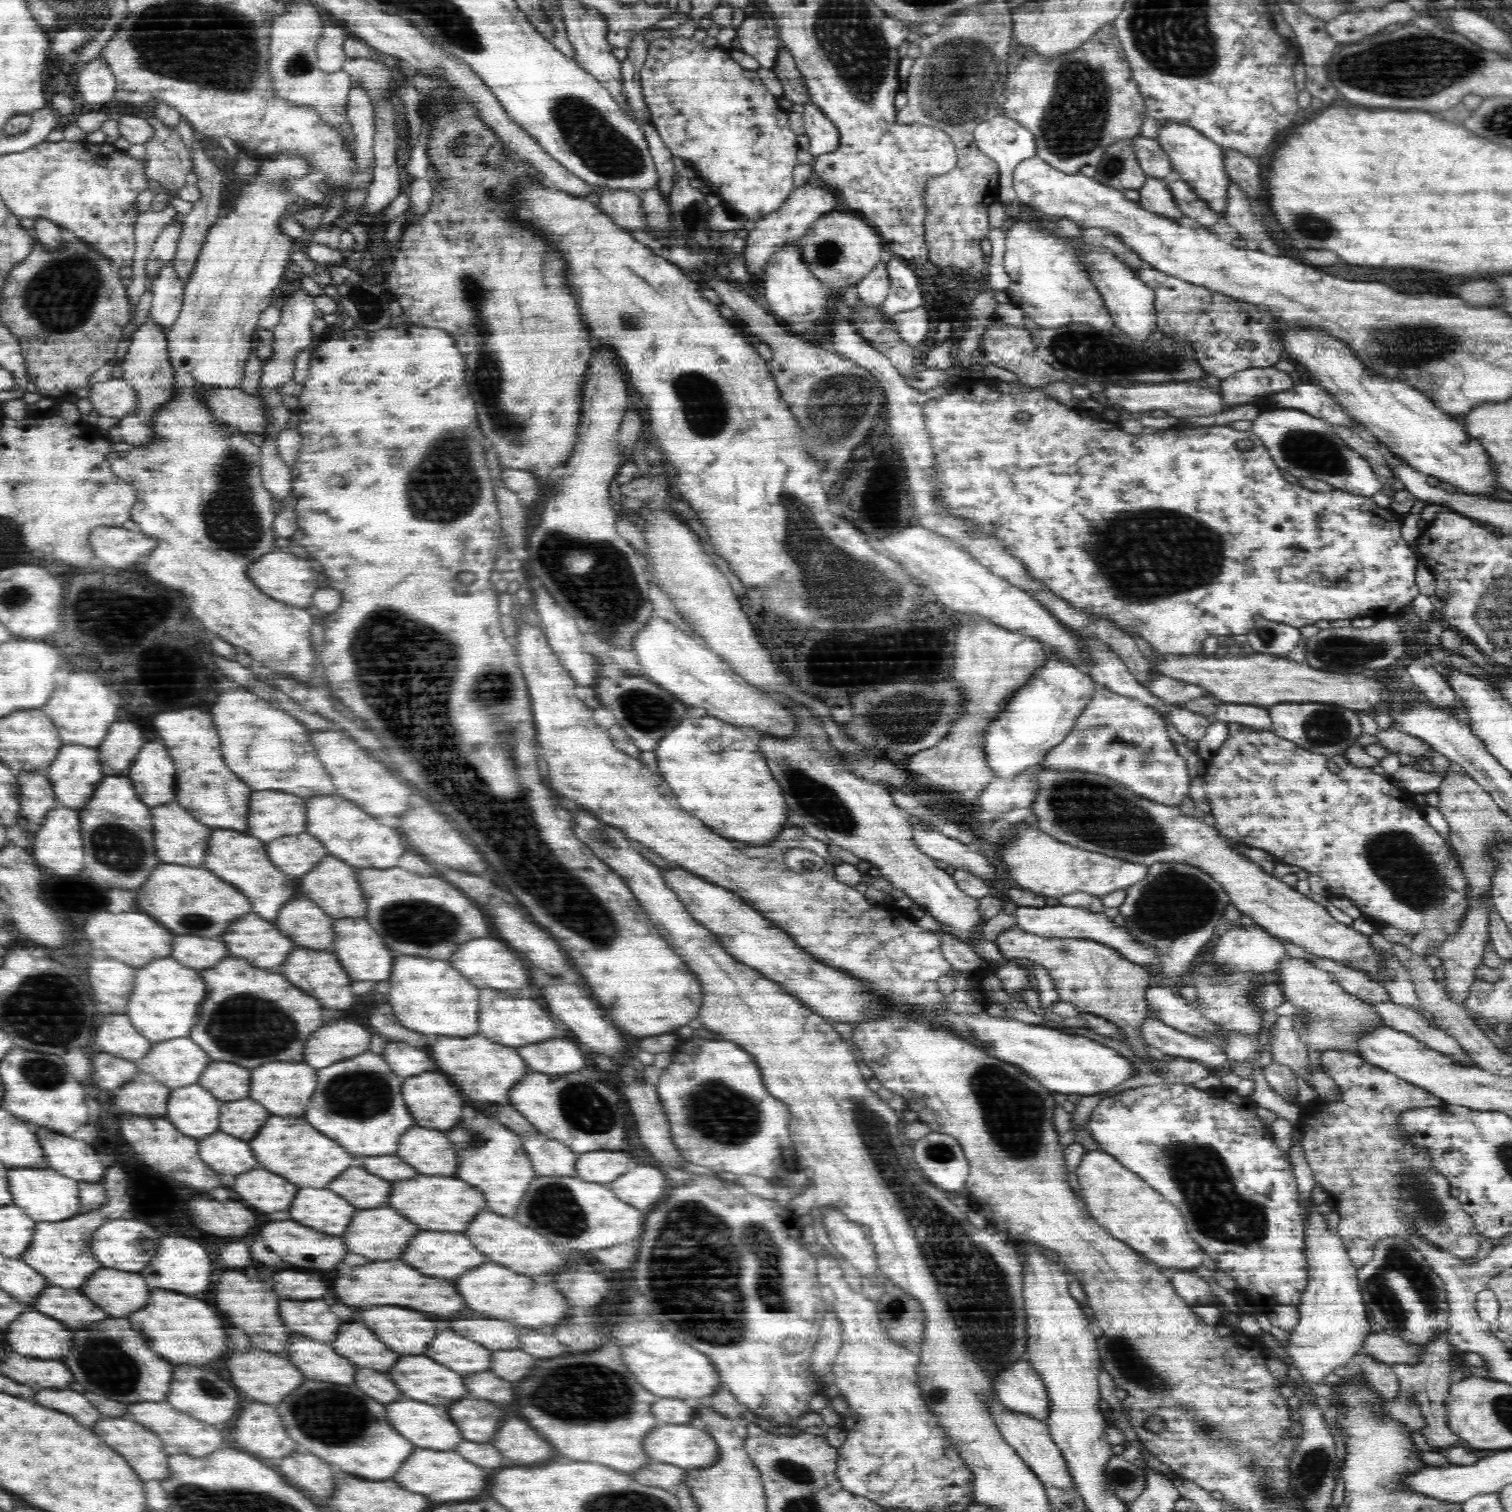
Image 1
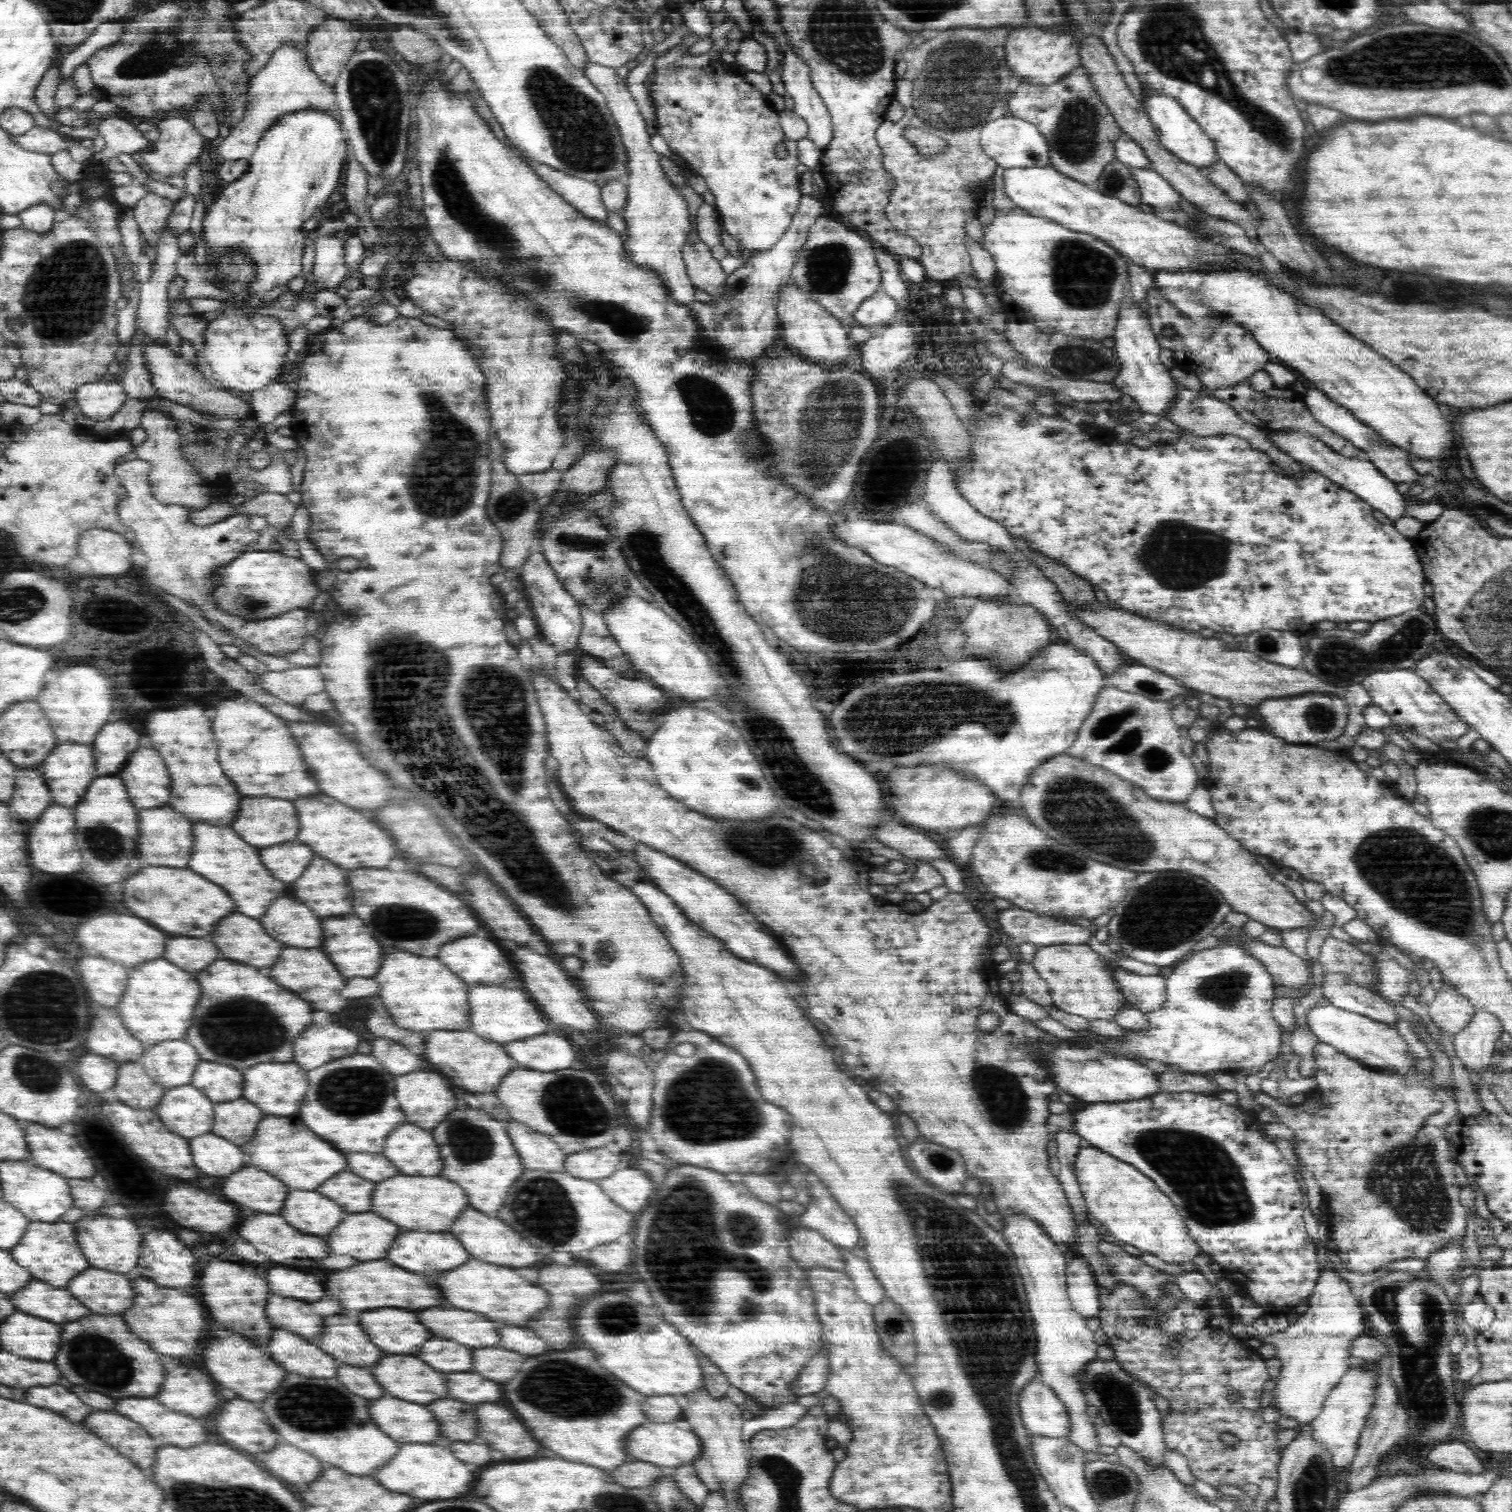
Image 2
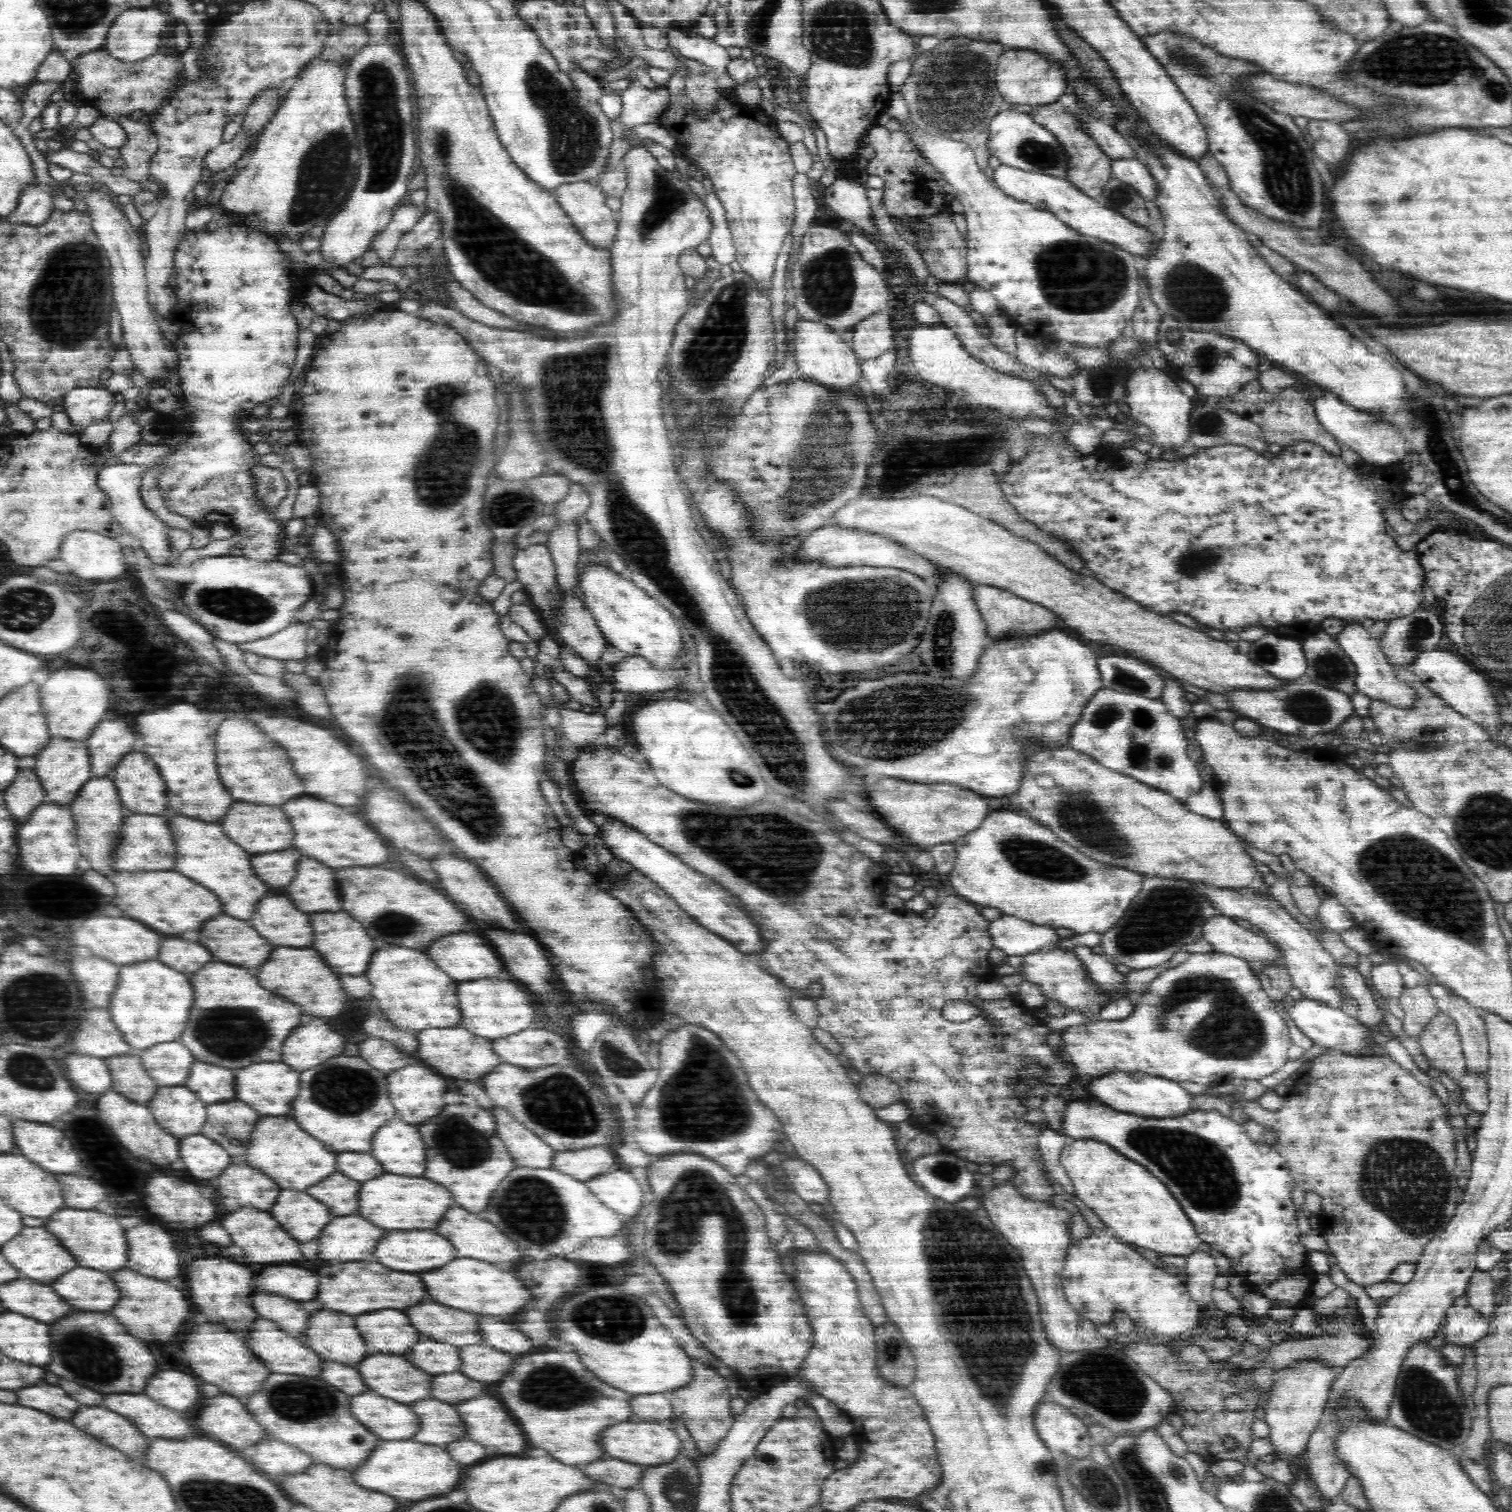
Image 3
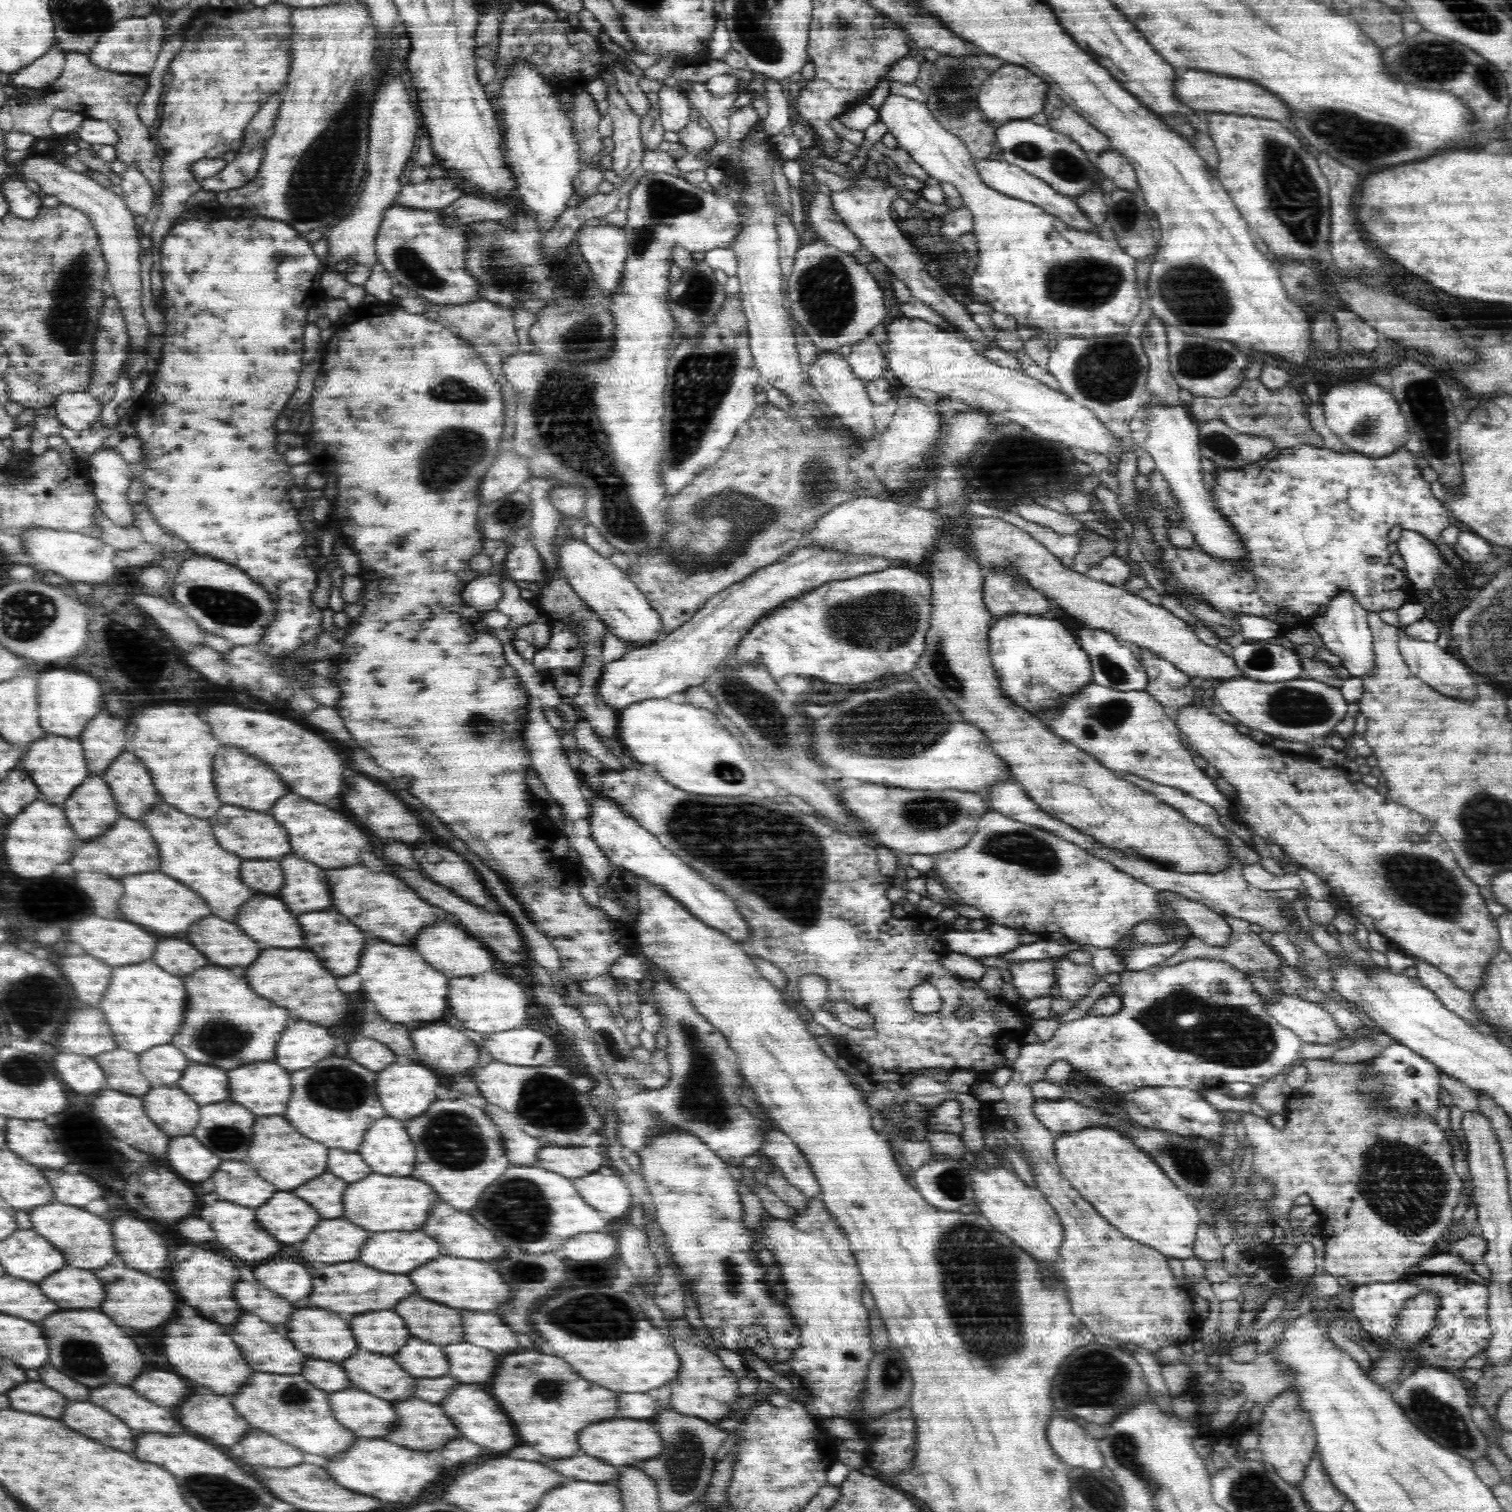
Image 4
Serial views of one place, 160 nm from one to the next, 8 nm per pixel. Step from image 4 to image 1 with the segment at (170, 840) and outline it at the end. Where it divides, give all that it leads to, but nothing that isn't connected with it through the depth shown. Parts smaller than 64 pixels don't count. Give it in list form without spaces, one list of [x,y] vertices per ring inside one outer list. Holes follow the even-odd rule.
[[[214,830],[214,840],[210,842],[210,860],[206,858],[204,868],[214,872],[218,878],[234,884],[236,888],[242,888],[246,896],[250,896],[250,902],[254,904],[254,912],[260,914],[264,920],[274,920],[278,910],[294,898],[296,884],[286,878],[284,872],[280,872],[266,856],[264,842],[260,842],[254,836],[240,834],[234,830]]]

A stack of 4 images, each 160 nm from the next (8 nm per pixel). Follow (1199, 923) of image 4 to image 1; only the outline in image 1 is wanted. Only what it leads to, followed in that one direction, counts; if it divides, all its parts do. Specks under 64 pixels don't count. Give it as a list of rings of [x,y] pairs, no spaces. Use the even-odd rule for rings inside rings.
[[[1297,958],[1284,959],[1279,964],[1278,970],[1283,995],[1298,1006],[1298,1014],[1292,1016],[1292,1019],[1297,1020],[1297,1023],[1294,1023],[1294,1029],[1298,1031],[1301,1042],[1307,1046],[1307,1049],[1312,1048],[1317,1052],[1350,1052],[1351,1054],[1358,1055],[1360,1054],[1358,1043],[1361,1042],[1361,1038],[1365,1032],[1385,1026],[1382,1019],[1378,1016],[1378,1013],[1373,1010],[1373,1006],[1371,1006],[1370,1002],[1365,1002],[1353,994],[1348,994],[1340,984],[1334,980],[1332,974],[1315,968],[1310,965],[1308,961]]]

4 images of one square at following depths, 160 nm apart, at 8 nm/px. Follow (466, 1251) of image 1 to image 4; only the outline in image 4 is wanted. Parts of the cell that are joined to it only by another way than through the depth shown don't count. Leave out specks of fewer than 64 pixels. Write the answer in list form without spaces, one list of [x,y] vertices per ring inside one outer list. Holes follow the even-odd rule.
[[[422,1228],[414,1232],[378,1232],[370,1236],[370,1240],[366,1240],[366,1248],[362,1248],[362,1256],[358,1256],[358,1260],[382,1272],[396,1272],[396,1274],[410,1272],[434,1260],[436,1256],[444,1254],[444,1248],[438,1244],[437,1239],[426,1236],[424,1232]]]

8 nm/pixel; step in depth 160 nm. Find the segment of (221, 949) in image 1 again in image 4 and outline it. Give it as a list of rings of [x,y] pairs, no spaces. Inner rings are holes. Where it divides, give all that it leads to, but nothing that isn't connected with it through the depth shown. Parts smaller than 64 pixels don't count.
[[[176,938],[158,942],[158,948],[154,950],[152,960],[160,968],[166,968],[166,972],[174,972],[174,976],[190,974],[208,964],[206,958],[192,944]]]

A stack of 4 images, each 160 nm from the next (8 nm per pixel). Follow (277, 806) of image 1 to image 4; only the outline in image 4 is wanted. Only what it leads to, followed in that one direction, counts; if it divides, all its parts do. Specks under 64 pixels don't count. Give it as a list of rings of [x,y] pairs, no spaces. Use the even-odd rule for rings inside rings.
[[[222,806],[212,818],[209,818],[214,836],[218,836],[218,844],[226,848],[228,852],[238,852],[238,856],[244,858],[280,858],[290,852],[290,838],[288,832],[268,814],[244,810],[238,806]]]

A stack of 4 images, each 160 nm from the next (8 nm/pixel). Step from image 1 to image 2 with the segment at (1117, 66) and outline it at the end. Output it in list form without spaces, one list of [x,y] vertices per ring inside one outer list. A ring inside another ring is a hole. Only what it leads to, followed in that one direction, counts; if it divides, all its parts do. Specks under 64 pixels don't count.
[[[1074,68],[1062,81],[1055,82],[1054,85],[1022,84],[1015,90],[1014,96],[1007,99],[1007,108],[1012,110],[1014,116],[1031,122],[1040,129],[1042,135],[1046,137],[1047,146],[1050,147],[1050,164],[1058,172],[1074,180],[1093,186],[1102,176],[1104,168],[1115,158],[1114,143],[1123,132],[1117,125],[1113,113],[1094,89],[1093,80],[1085,68]]]

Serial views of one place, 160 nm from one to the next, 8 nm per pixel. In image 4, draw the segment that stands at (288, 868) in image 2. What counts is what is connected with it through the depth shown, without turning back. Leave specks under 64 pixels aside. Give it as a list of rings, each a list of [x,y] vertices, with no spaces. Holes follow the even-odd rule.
[[[244,860],[242,880],[260,892],[276,892],[284,886],[284,876],[278,860]]]

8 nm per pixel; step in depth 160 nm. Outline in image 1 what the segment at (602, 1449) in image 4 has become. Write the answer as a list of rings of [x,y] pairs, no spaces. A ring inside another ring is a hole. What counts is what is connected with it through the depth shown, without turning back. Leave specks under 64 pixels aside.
[[[659,1424],[645,1436],[643,1442],[646,1455],[654,1462],[673,1464],[684,1469],[706,1468],[721,1458],[718,1442],[708,1432],[698,1429],[694,1424]]]

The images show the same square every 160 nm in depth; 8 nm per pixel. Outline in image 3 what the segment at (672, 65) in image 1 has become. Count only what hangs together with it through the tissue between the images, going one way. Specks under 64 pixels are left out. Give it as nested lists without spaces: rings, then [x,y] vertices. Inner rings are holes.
[[[684,96],[680,102],[668,108],[662,118],[662,124],[670,130],[676,142],[686,144],[686,156],[698,162],[713,182],[713,190],[725,208],[725,219],[731,231],[735,246],[735,260],[742,272],[749,274],[761,284],[761,288],[772,288],[772,274],[780,248],[792,230],[795,221],[795,204],[793,197],[793,180],[796,167],[788,148],[788,142],[780,138],[776,122],[772,122],[759,105],[740,106],[740,110],[714,110],[708,116],[700,116],[690,100]]]

